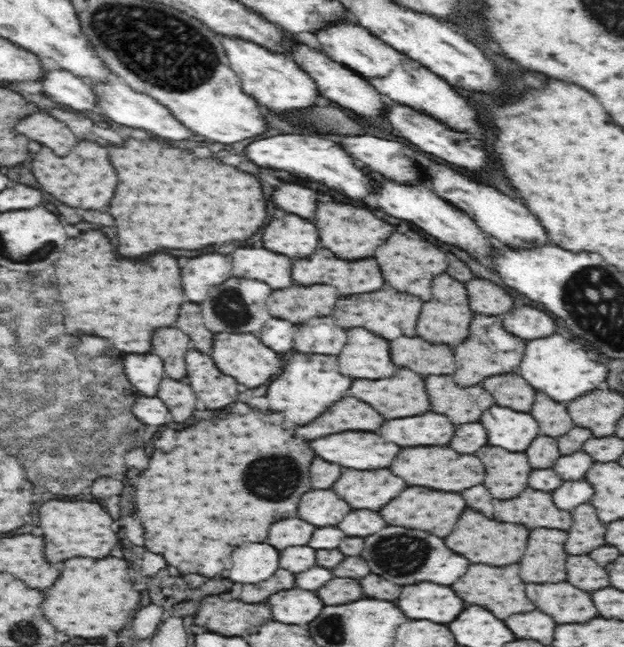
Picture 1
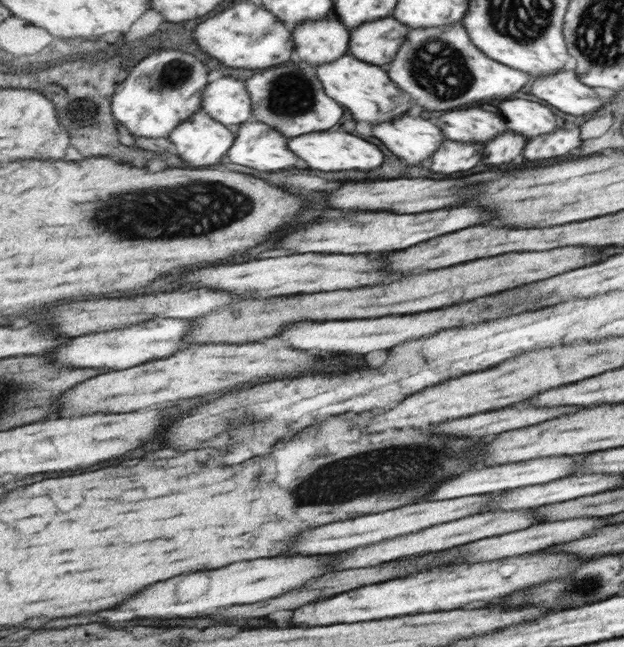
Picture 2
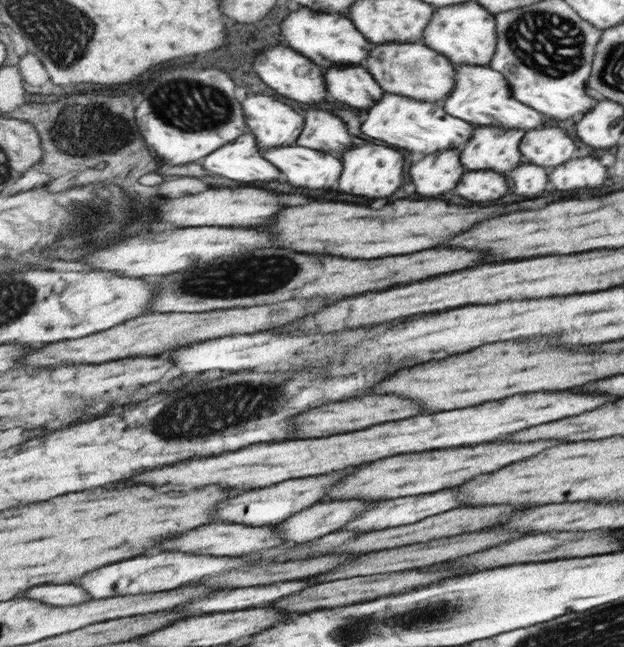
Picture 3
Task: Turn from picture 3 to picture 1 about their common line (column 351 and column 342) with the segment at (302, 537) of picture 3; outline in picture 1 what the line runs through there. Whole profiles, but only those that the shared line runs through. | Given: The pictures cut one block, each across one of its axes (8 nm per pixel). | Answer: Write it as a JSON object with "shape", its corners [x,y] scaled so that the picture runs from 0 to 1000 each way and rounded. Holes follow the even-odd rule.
{"shape":[[[497,757],[490,767],[484,767],[484,785],[478,785],[478,798],[516,816],[545,810],[561,788],[564,785],[532,757]]]}

